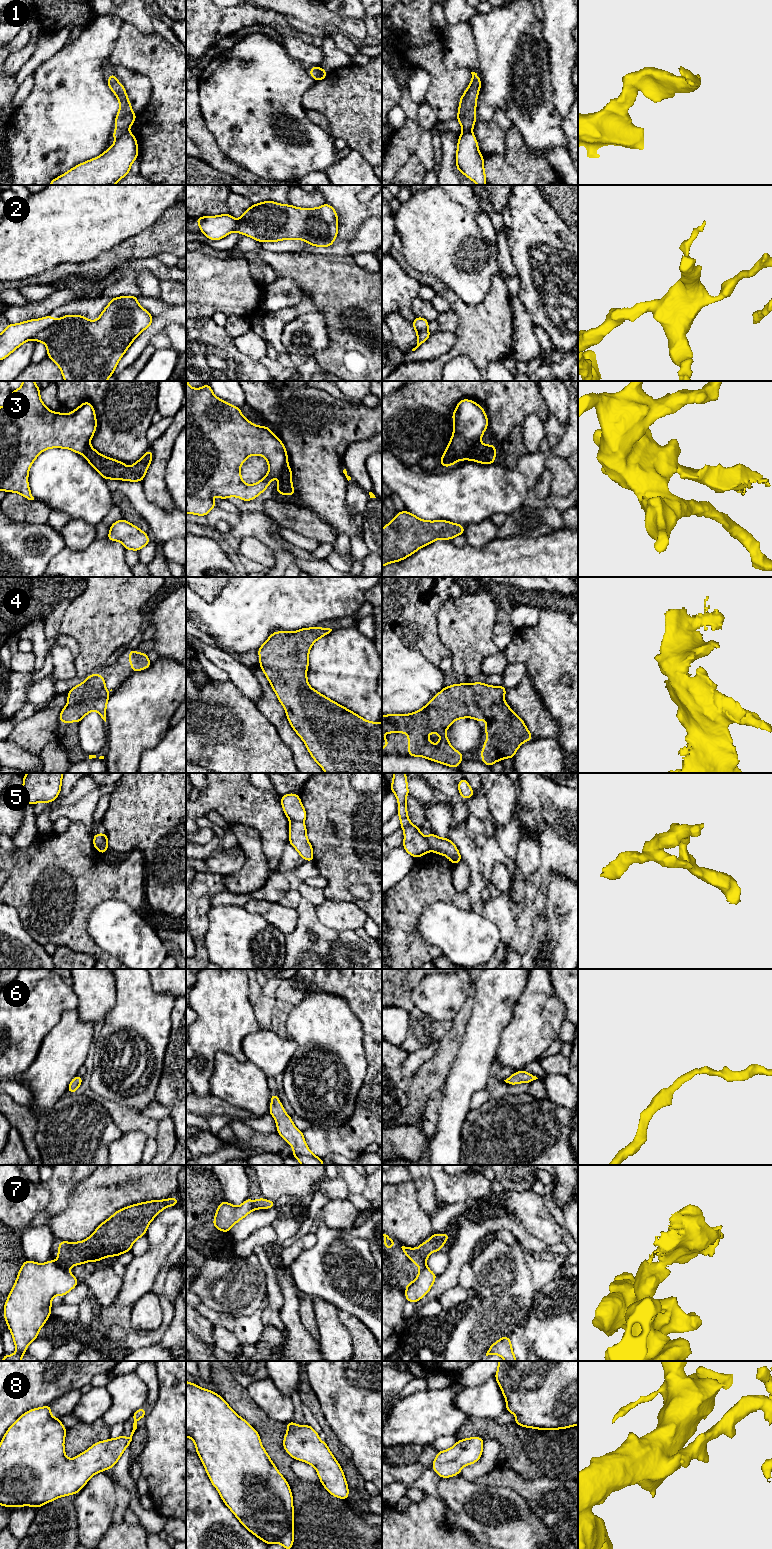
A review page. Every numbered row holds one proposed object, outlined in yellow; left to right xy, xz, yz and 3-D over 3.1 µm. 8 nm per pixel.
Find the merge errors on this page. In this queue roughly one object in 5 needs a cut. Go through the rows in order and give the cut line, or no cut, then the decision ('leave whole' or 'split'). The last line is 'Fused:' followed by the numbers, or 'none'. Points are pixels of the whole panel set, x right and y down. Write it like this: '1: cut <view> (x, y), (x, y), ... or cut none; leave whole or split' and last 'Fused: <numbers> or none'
1: cut xy (127, 131), (116, 139); split
2: cut xy (54, 321), (33, 338); split
3: cut yz (479, 442), (462, 458); split
4: cut none; leave whole
5: cut xz (290, 820), (301, 820), (303, 822); split
6: cut none; leave whole
7: cut xy (58, 1265), (67, 1271); split
8: cut none; leave whole
Fused: 1, 2, 3, 5, 7

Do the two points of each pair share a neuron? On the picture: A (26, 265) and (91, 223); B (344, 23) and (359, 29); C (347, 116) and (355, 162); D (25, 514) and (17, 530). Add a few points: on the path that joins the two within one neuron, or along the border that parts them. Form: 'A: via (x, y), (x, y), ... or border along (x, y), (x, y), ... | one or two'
A: via (42, 249), (68, 223), (75, 223) | one
B: via (348, 25), (355, 27) | one
C: border along (351, 149), (355, 149), (370, 166) | two
D: border along (10, 518), (16, 522), (45, 523) | two

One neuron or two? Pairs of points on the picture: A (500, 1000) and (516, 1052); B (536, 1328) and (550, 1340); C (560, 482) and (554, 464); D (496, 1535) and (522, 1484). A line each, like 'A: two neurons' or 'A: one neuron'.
A: two neurons
B: one neuron
C: one neuron
D: two neurons

